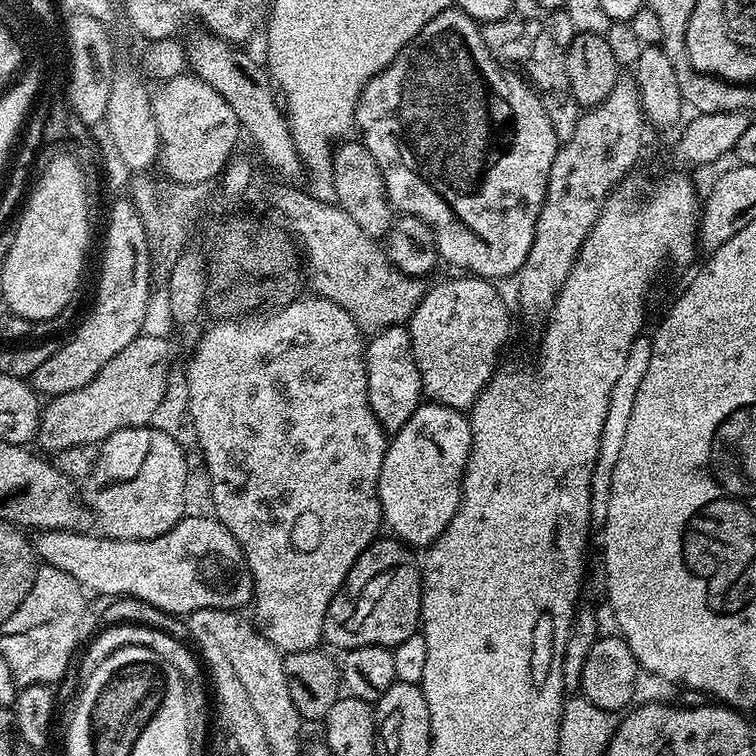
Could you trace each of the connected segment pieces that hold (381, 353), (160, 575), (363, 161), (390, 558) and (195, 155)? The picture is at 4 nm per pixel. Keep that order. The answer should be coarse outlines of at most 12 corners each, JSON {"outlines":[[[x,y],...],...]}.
{"outlines":[[[407,327],[367,341],[370,410],[394,434],[424,391]],[[215,515],[149,540],[40,530],[47,567],[181,618],[253,599]],[[335,145],[338,207],[368,236],[387,237],[394,209],[370,150]],[[398,539],[354,562],[324,619],[339,650],[420,628],[422,568]],[[194,74],[151,97],[158,164],[174,183],[215,181],[242,129]]]}

